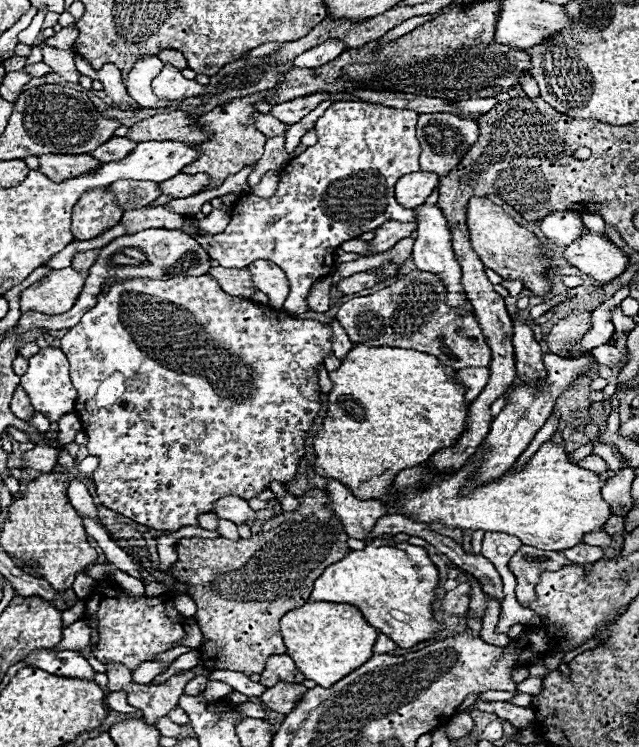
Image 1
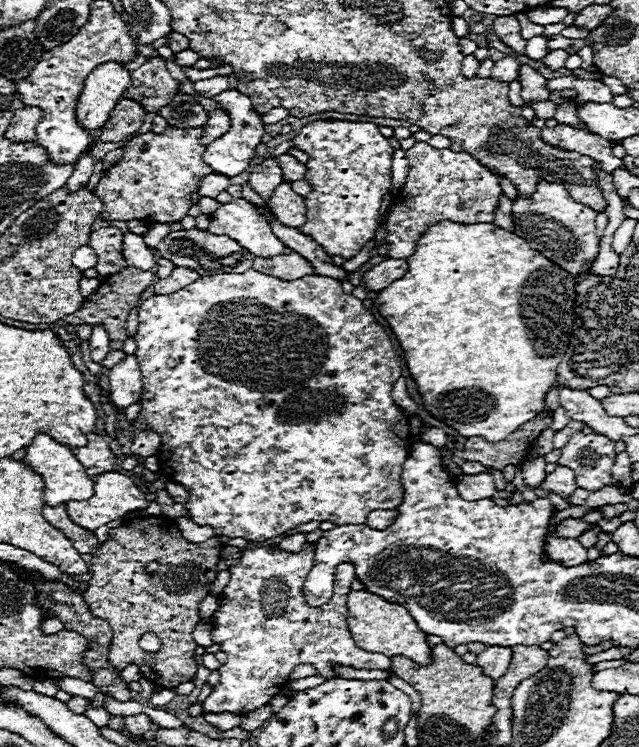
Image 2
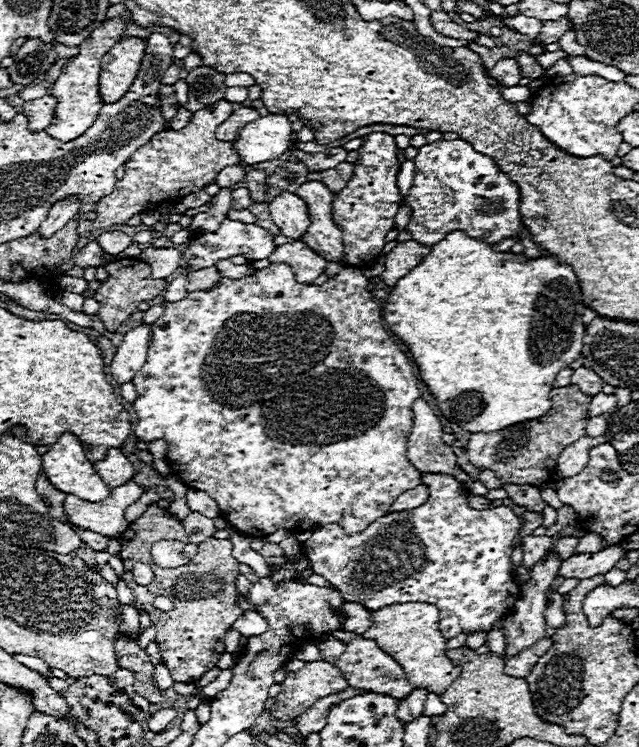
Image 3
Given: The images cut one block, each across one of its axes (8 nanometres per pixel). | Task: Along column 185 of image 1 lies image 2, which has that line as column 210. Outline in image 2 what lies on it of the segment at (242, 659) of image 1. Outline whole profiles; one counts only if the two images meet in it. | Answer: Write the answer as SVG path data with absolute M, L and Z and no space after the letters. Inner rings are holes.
M140 516L134 520L128 520L124 526L110 530L110 538L98 546L92 558L92 580L88 590L84 592L84 600L90 606L90 612L96 618L102 618L112 628L112 642L108 648L108 662L122 672L128 664L136 664L140 668L140 674L162 686L162 688L176 688L182 682L190 682L196 674L196 662L194 662L194 648L198 646L192 640L192 630L200 622L198 618L198 604L208 594L210 582L216 578L218 570L216 564L220 560L220 548L222 542L218 536L212 540L206 540L202 544L188 542L182 532L176 526L174 518L166 516ZM158 562L158 570L154 574L146 572L146 564ZM154 632L162 640L160 652L144 652L138 642L142 634Z

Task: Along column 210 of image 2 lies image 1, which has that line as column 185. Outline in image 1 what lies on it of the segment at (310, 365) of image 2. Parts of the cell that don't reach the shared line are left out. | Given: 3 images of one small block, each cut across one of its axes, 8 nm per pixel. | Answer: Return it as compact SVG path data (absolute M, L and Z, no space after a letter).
M174 276L170 280L132 278L126 282L110 282L98 296L98 304L88 310L82 320L68 330L60 340L60 348L70 362L70 380L78 390L76 414L88 436L88 452L100 460L92 472L100 502L126 518L144 524L154 530L178 532L184 526L198 526L198 516L214 510L216 500L222 496L240 496L244 500L256 498L262 490L268 490L270 482L288 484L296 478L298 462L306 456L306 438L320 412L320 386L318 368L326 356L334 354L330 340L330 324L318 320L300 320L284 310L274 310L266 304L258 304L246 298L230 296L222 292L220 284L212 276Z

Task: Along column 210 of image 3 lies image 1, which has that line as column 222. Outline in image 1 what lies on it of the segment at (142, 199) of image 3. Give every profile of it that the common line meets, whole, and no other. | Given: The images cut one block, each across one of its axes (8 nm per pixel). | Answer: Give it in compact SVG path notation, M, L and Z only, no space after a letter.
M262 90L262 92L254 92L250 96L244 96L244 98L234 98L206 114L202 114L198 118L198 126L204 128L210 138L202 144L198 144L200 148L200 160L196 160L194 164L190 164L188 168L182 170L182 174L200 174L200 172L206 172L210 174L210 184L208 188L216 188L220 186L230 174L236 174L240 172L244 166L252 166L256 164L262 154L264 154L264 144L266 144L266 136L262 132L256 130L254 126L254 104L258 102L264 102L268 96L268 90Z

